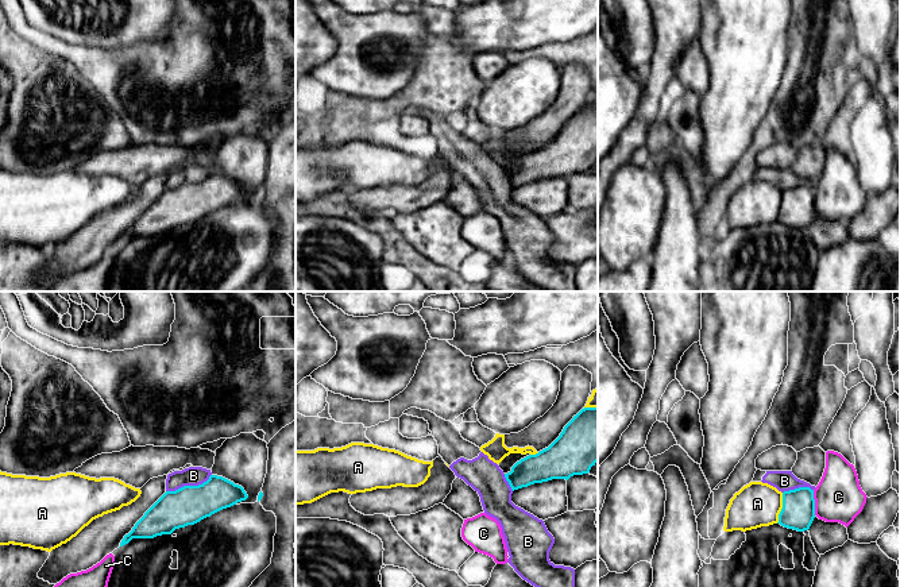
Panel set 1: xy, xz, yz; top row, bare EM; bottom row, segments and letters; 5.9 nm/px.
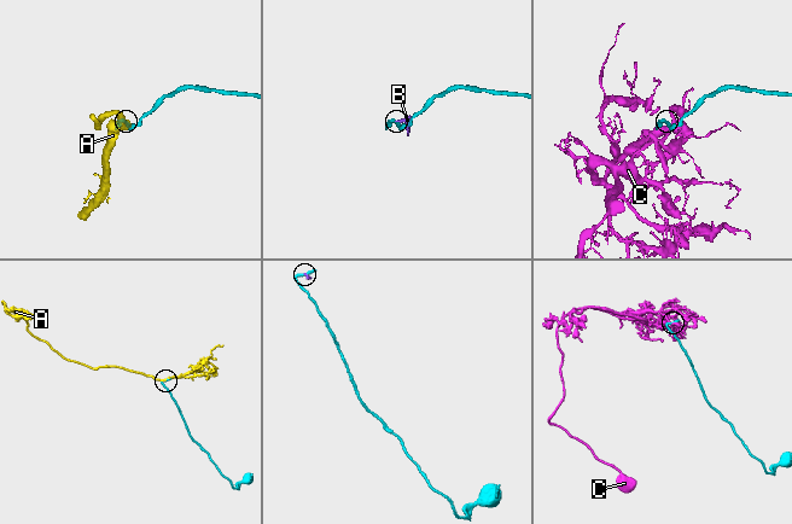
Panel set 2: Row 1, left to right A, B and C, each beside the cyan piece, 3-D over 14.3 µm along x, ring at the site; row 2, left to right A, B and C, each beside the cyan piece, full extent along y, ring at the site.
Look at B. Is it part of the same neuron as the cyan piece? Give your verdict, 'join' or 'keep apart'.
keep apart

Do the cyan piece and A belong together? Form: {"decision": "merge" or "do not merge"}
{"decision": "merge"}

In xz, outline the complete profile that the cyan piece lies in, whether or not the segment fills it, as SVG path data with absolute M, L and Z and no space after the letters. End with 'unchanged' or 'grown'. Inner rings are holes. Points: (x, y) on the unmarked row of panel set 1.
M584 105L545 147L517 159L505 171L511 188L588 171L598 159L598 105Z; unchanged

